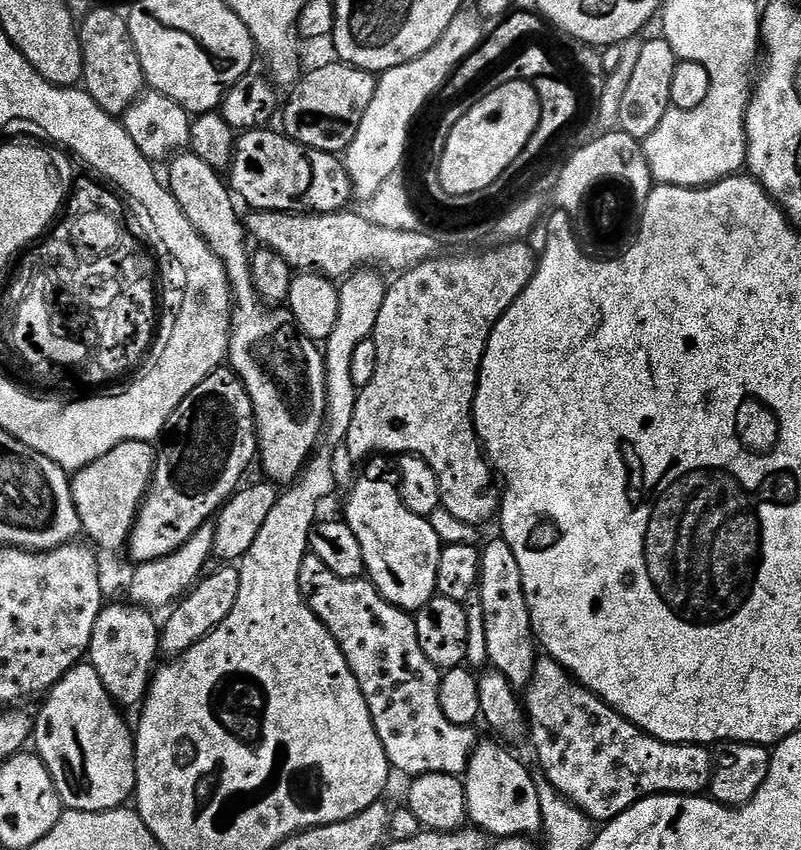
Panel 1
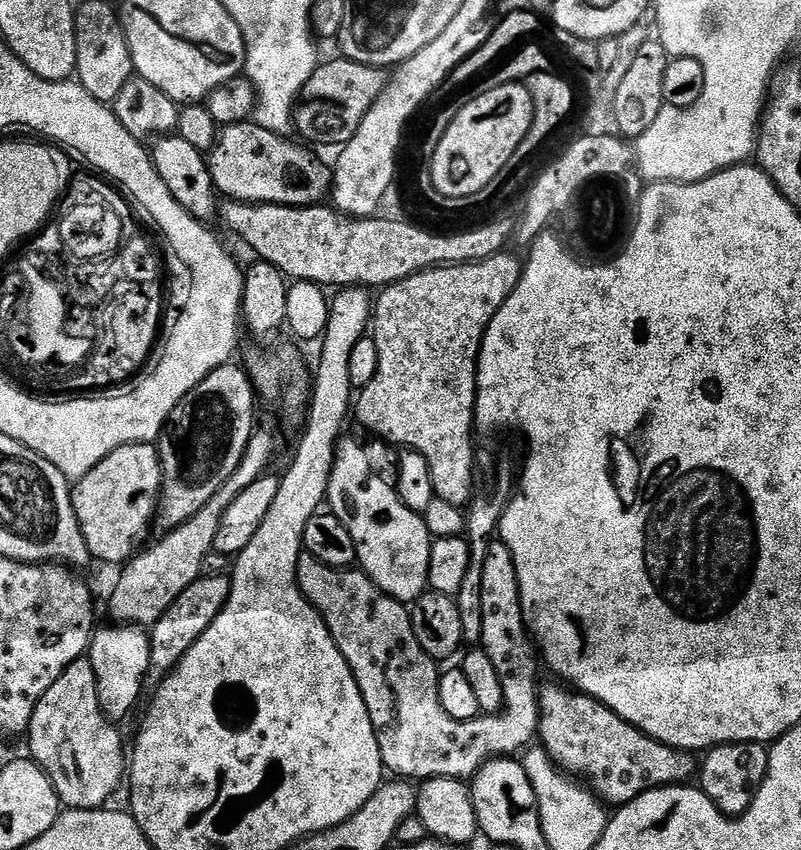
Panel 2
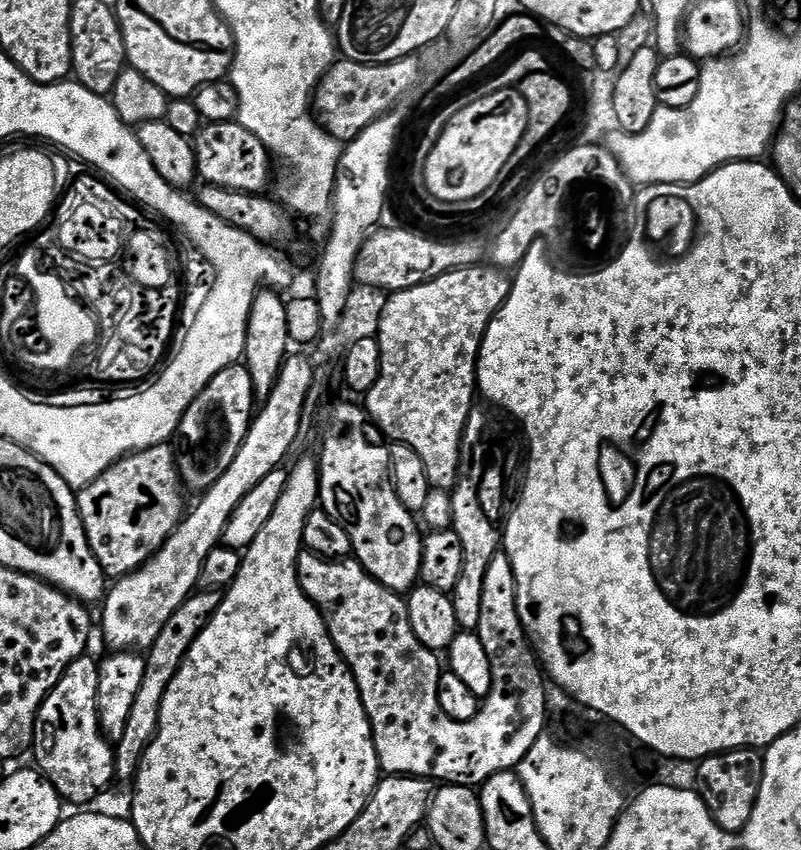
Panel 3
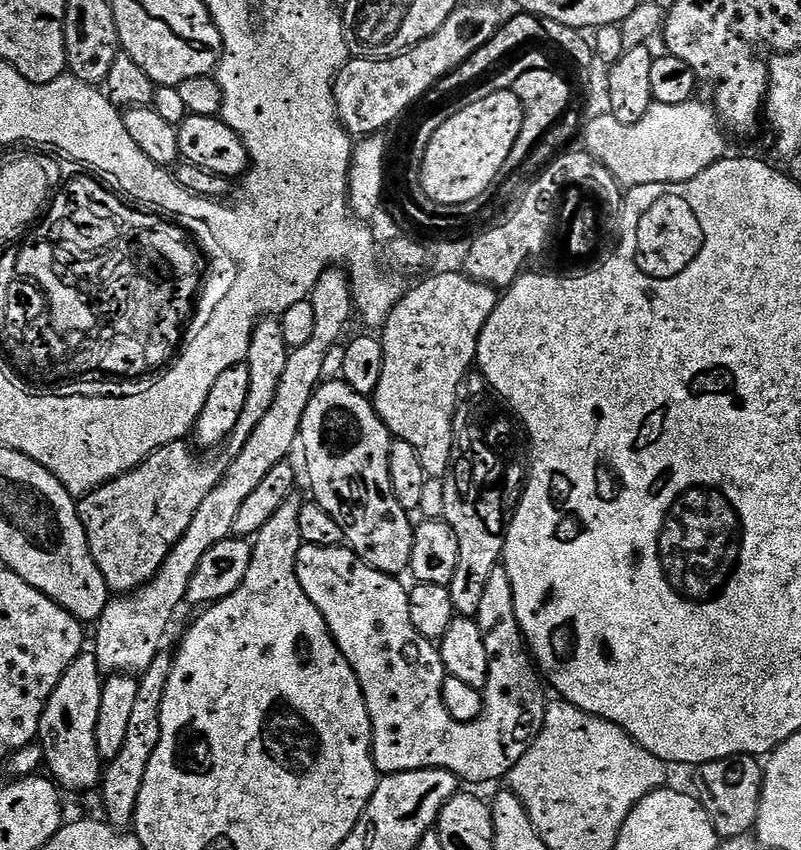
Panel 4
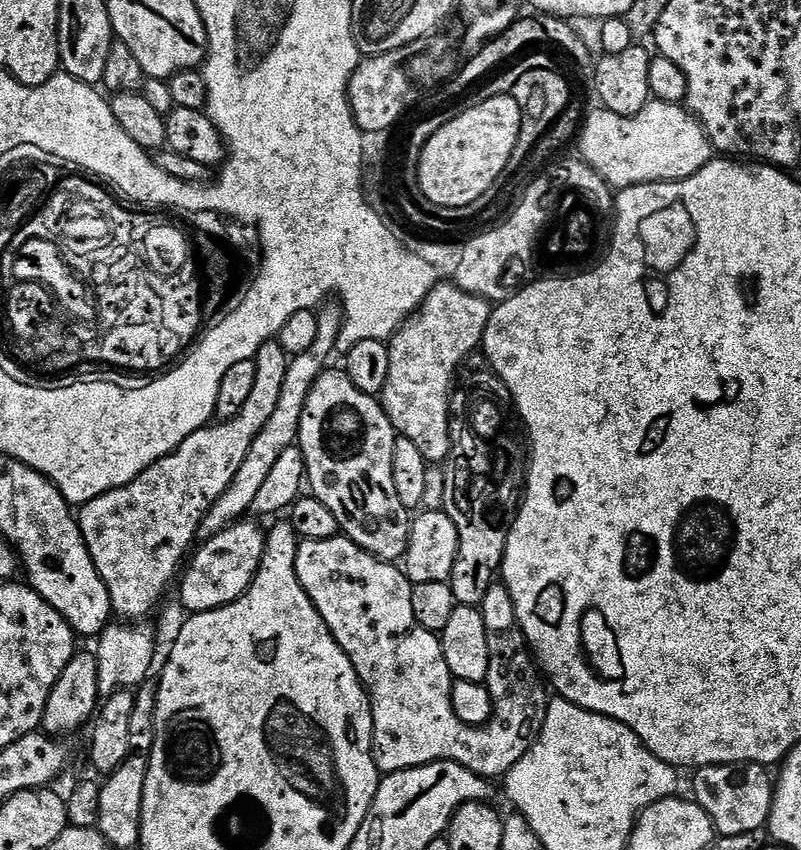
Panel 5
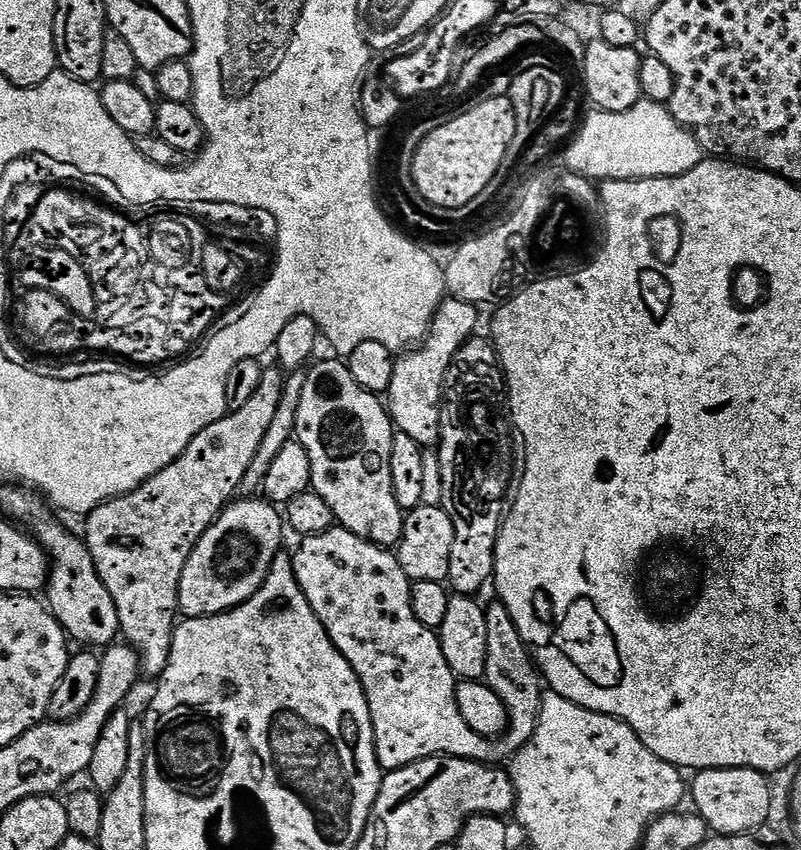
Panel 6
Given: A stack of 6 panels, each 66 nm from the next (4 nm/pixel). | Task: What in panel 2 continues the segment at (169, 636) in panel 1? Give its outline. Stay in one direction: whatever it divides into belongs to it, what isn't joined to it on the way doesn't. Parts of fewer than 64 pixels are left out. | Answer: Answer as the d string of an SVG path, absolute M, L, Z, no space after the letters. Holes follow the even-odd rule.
M200 575L195 582L177 598L175 604L170 605L166 614L158 618L156 624L151 625L148 641L150 642L150 666L148 667L147 683L158 686L169 672L180 663L187 652L192 649L194 642L206 634L206 630L218 618L220 611L226 606L232 589L231 575L208 576Z

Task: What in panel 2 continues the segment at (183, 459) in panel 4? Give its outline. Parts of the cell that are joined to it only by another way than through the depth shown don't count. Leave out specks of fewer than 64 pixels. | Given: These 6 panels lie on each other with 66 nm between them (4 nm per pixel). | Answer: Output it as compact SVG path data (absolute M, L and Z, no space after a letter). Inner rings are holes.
M155 443L127 444L114 450L71 489L72 505L93 561L123 566L136 555L140 539L154 524L162 503L164 475Z

